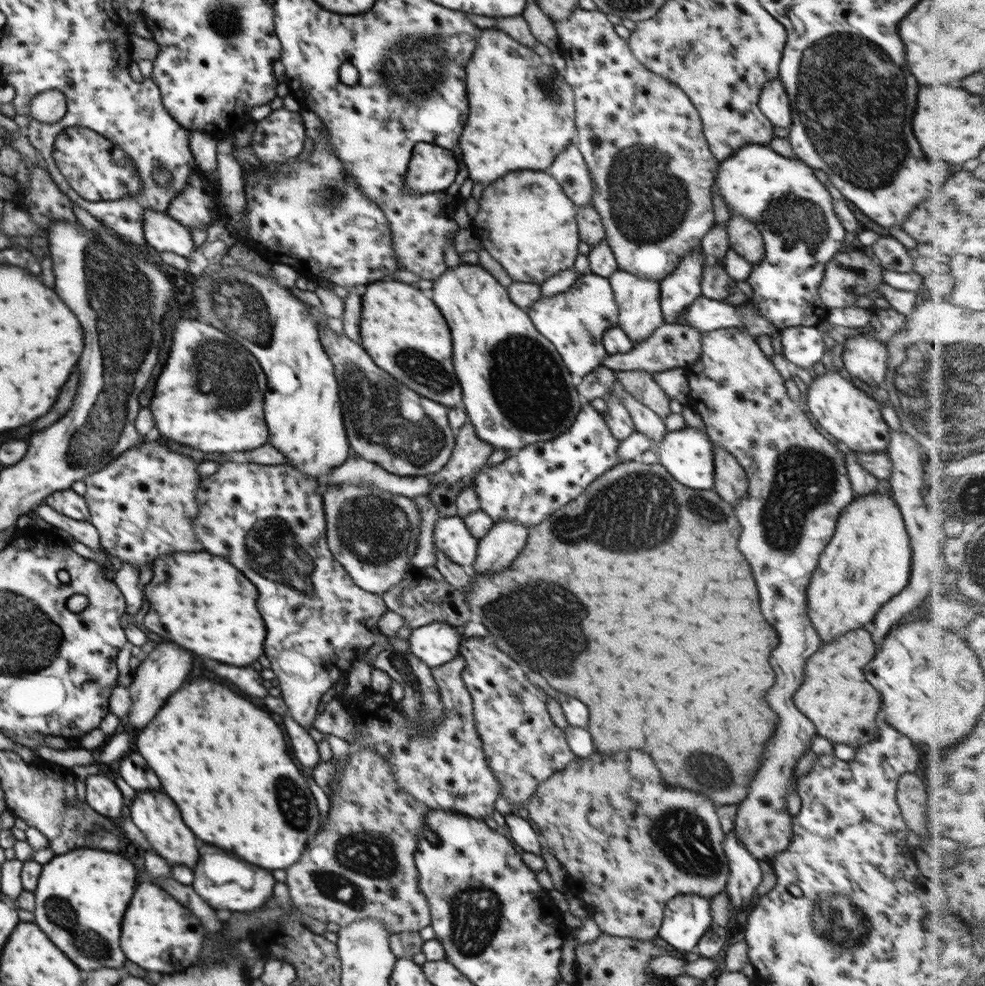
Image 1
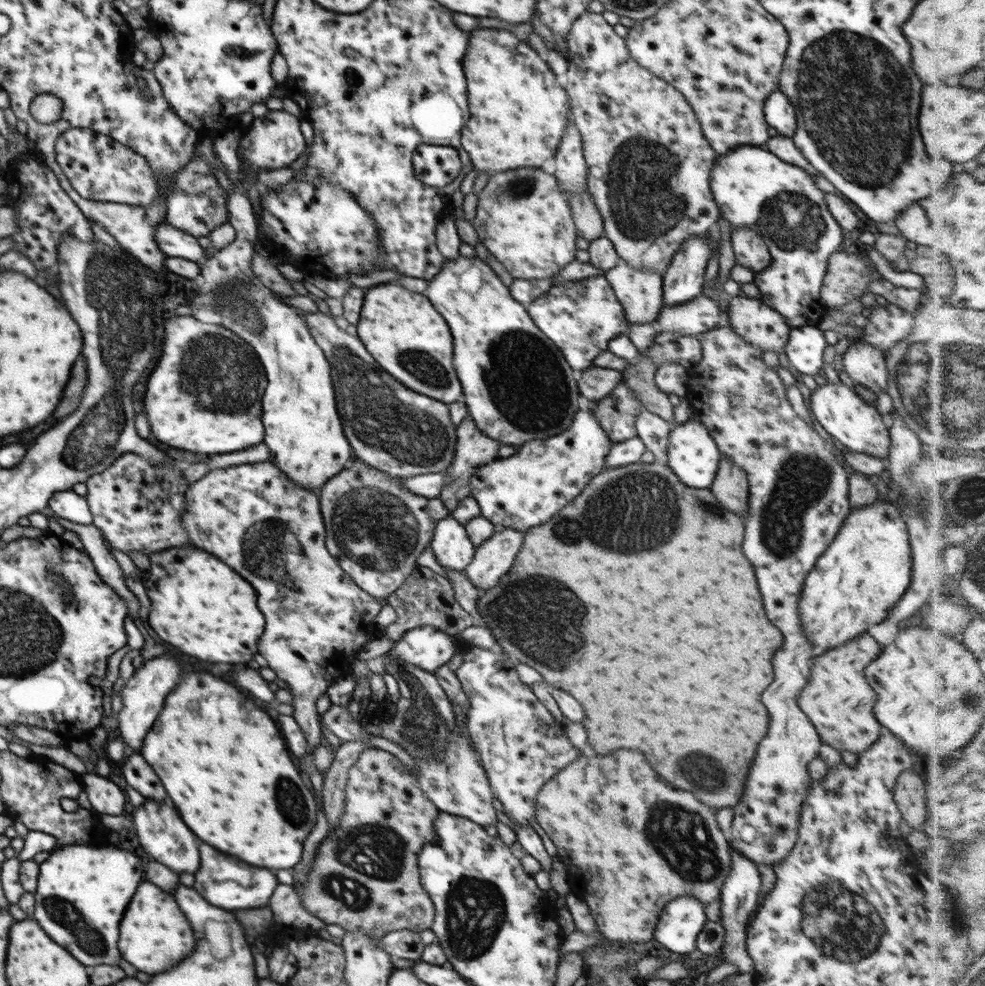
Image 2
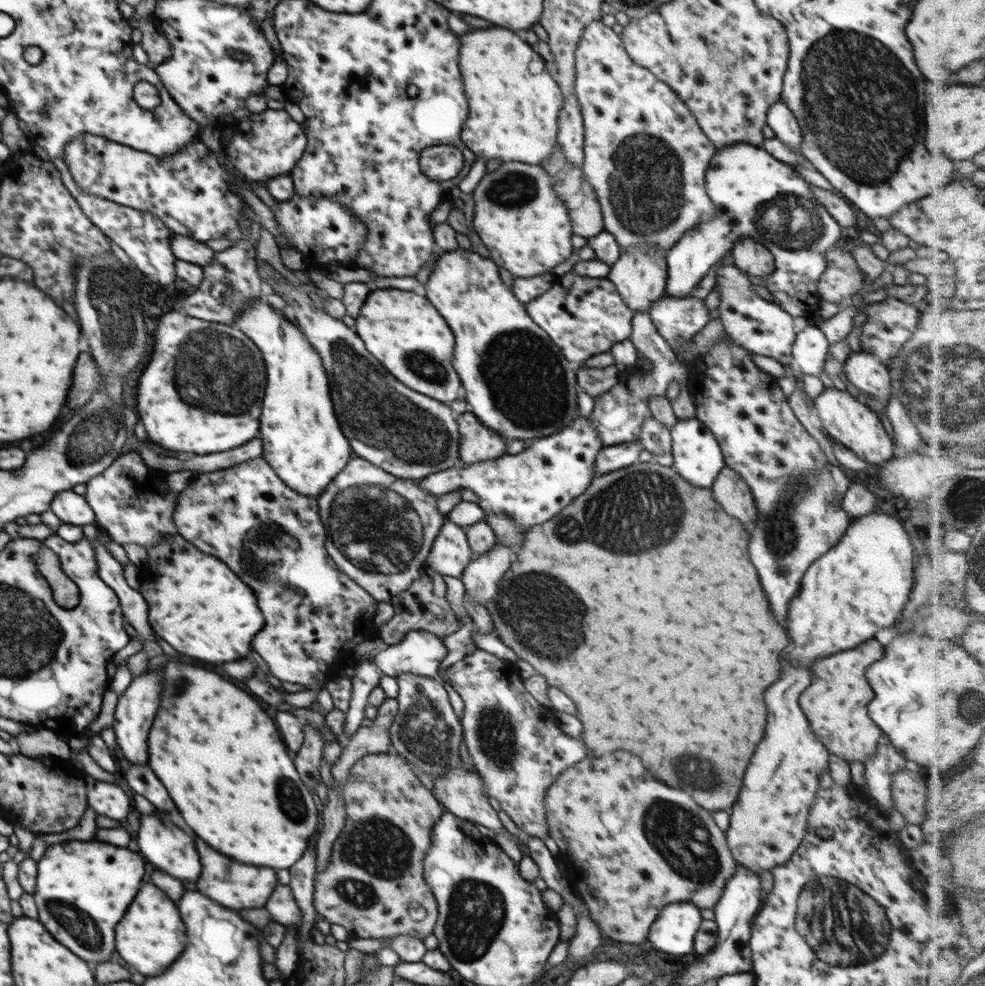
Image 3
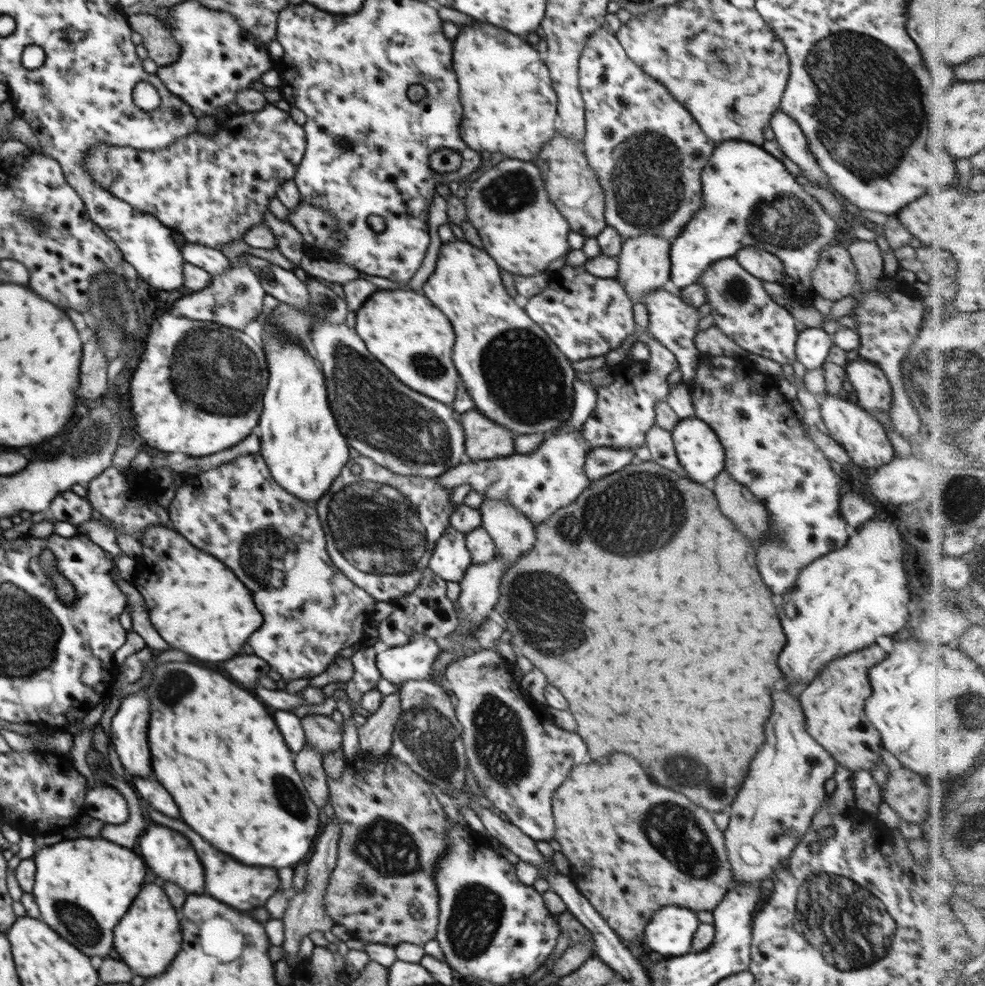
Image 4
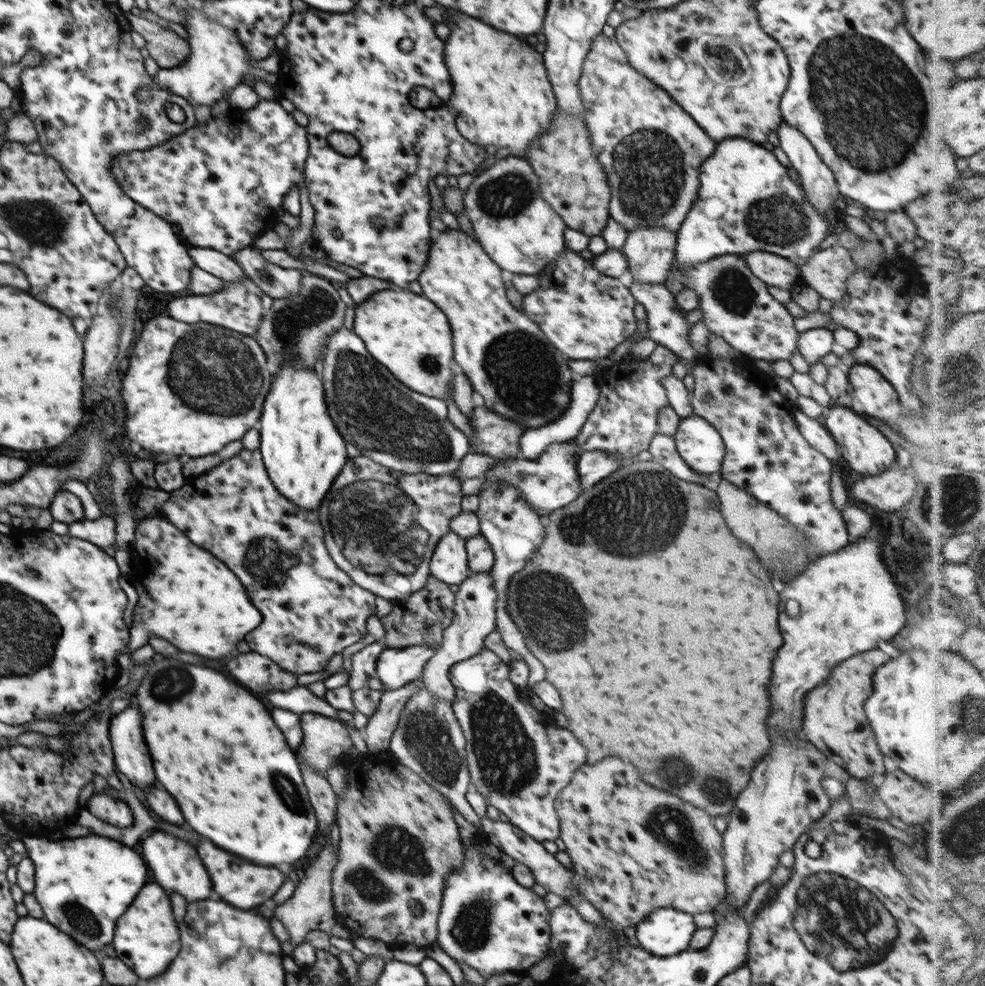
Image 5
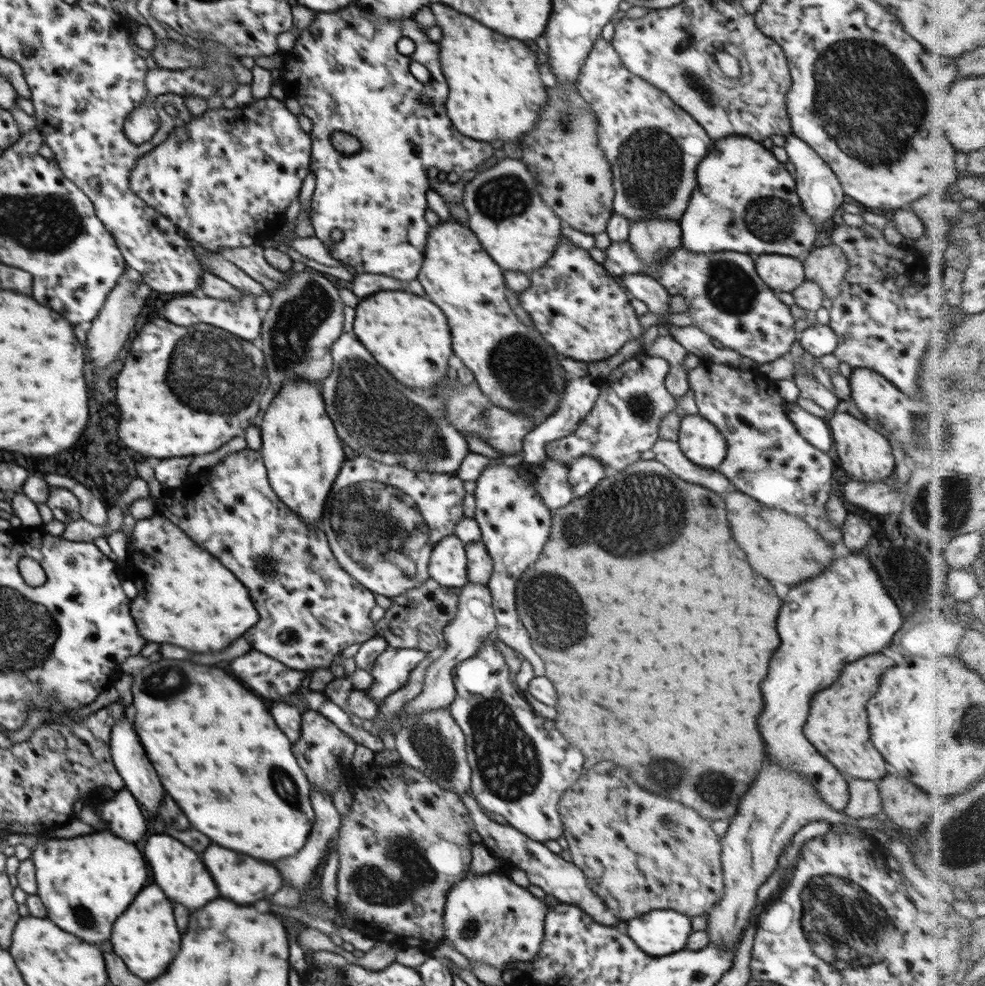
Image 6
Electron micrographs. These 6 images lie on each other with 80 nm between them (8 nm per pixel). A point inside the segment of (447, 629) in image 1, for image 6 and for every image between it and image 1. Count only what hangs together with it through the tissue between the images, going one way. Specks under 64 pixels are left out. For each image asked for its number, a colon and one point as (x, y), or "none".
2: (427, 648)
3: (420, 652)
4: (412, 661)
5: (395, 667)
6: (391, 669)

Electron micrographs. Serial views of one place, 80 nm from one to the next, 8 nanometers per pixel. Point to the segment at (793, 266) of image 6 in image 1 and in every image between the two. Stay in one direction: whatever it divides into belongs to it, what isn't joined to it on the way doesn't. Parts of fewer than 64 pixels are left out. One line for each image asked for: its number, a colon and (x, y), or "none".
1: (744, 237)
2: (751, 251)
3: (750, 256)
4: (760, 263)
5: (774, 270)

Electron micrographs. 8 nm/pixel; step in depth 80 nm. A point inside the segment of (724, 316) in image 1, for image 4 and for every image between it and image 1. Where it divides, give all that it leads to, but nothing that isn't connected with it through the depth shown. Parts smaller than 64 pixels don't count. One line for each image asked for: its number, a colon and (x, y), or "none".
2: (700, 314)
3: (677, 320)
4: (674, 323)

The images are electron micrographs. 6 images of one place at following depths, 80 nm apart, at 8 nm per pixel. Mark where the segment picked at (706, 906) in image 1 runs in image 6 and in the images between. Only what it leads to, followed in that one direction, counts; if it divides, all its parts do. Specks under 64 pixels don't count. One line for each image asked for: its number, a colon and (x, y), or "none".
2: (682, 919)
3: (673, 931)
4: (670, 931)
5: (666, 931)
6: (659, 932)

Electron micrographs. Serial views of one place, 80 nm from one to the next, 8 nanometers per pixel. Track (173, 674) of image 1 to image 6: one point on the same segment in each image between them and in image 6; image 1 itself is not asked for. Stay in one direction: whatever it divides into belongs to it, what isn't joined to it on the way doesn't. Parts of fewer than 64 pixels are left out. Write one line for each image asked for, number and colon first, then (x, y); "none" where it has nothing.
2: (143, 695)
3: (136, 707)
4: (129, 724)
5: (130, 752)
6: (131, 762)

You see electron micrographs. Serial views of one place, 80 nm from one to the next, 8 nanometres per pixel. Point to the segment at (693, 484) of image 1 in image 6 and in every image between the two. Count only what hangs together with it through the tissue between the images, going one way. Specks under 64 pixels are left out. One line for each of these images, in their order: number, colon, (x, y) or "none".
2: (693, 455)
3: (697, 456)
4: (698, 448)
5: (701, 446)
6: (702, 443)

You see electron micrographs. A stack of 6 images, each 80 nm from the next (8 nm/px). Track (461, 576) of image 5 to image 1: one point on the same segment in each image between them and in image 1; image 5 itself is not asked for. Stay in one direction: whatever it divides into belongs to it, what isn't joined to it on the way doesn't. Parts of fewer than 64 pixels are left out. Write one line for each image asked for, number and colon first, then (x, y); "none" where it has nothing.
1: (450, 535)
2: (453, 550)
3: (450, 555)
4: (450, 559)

